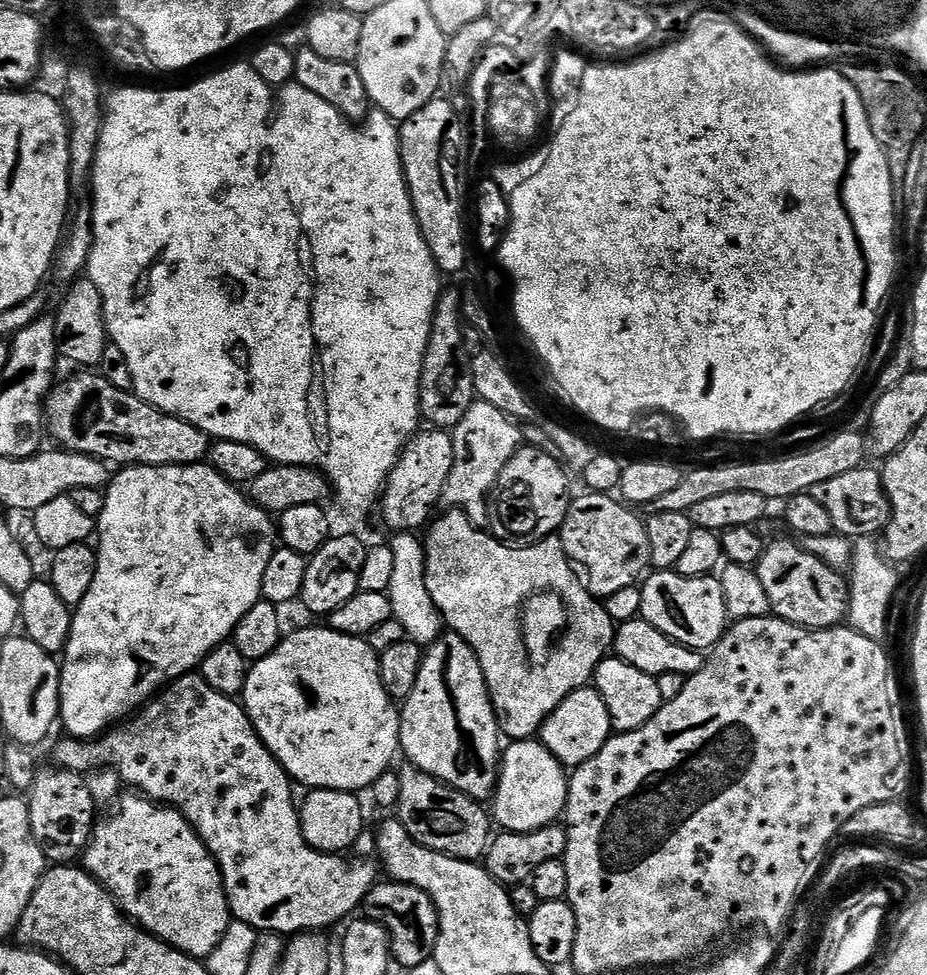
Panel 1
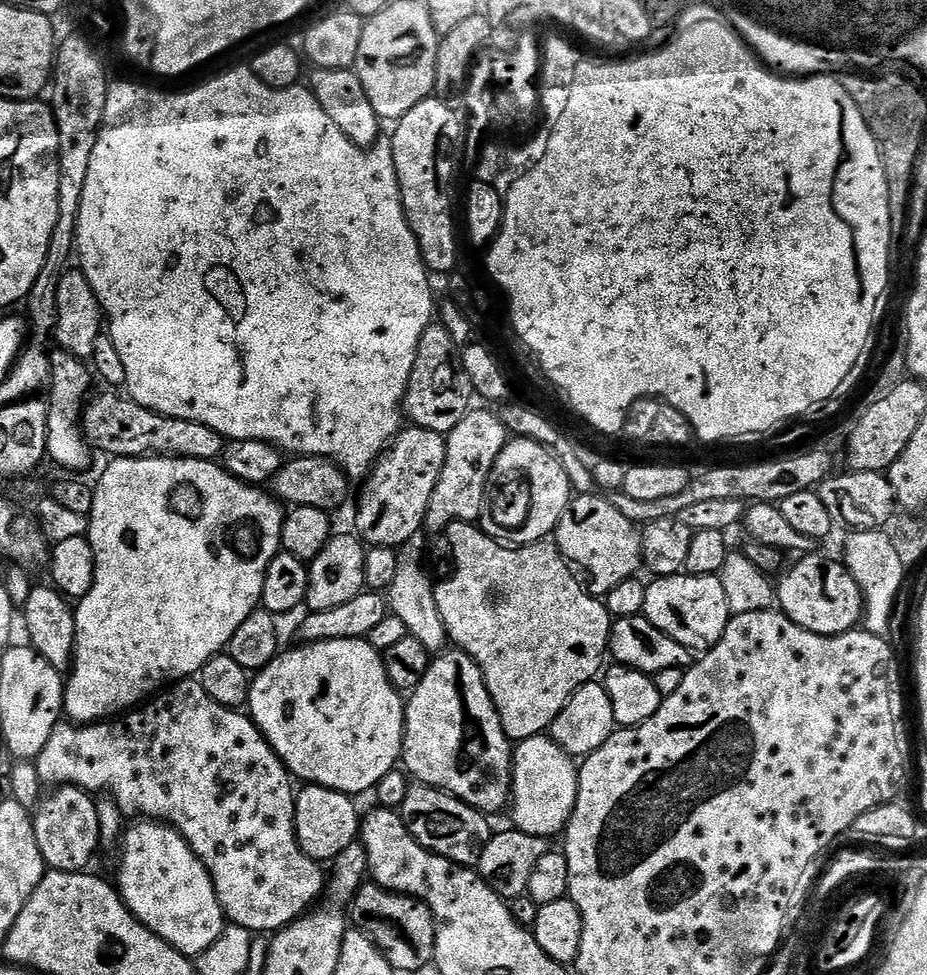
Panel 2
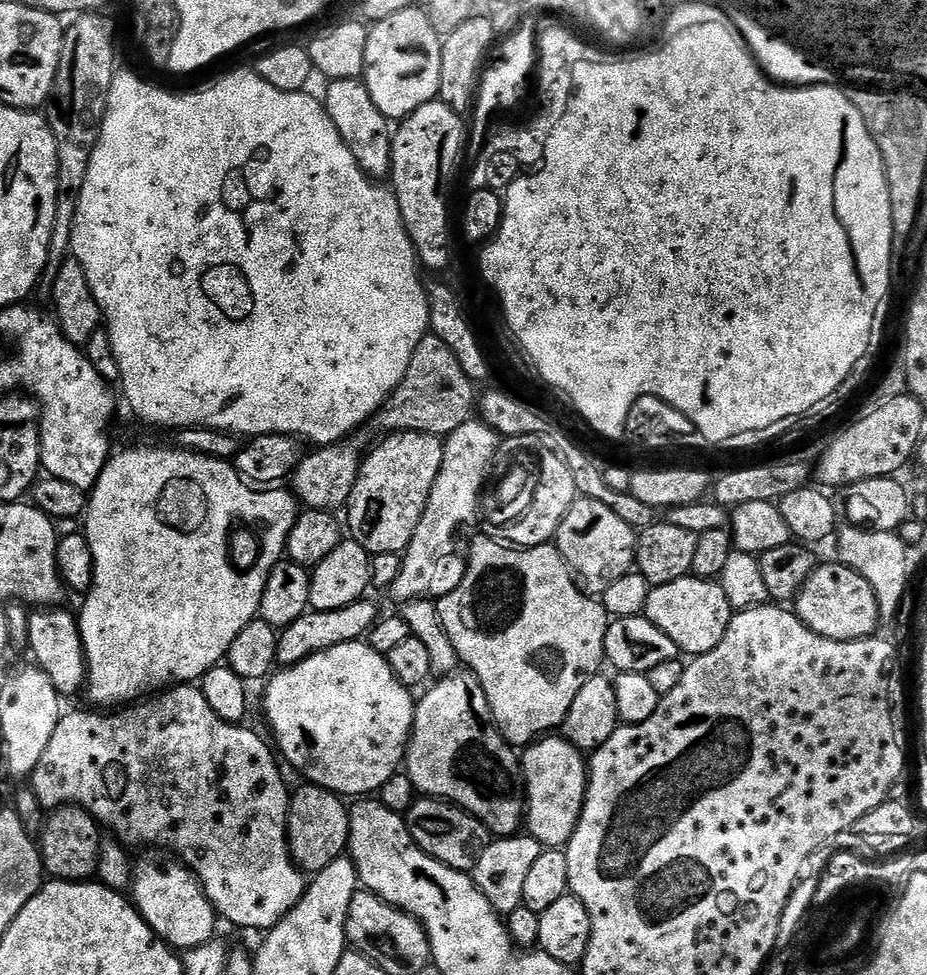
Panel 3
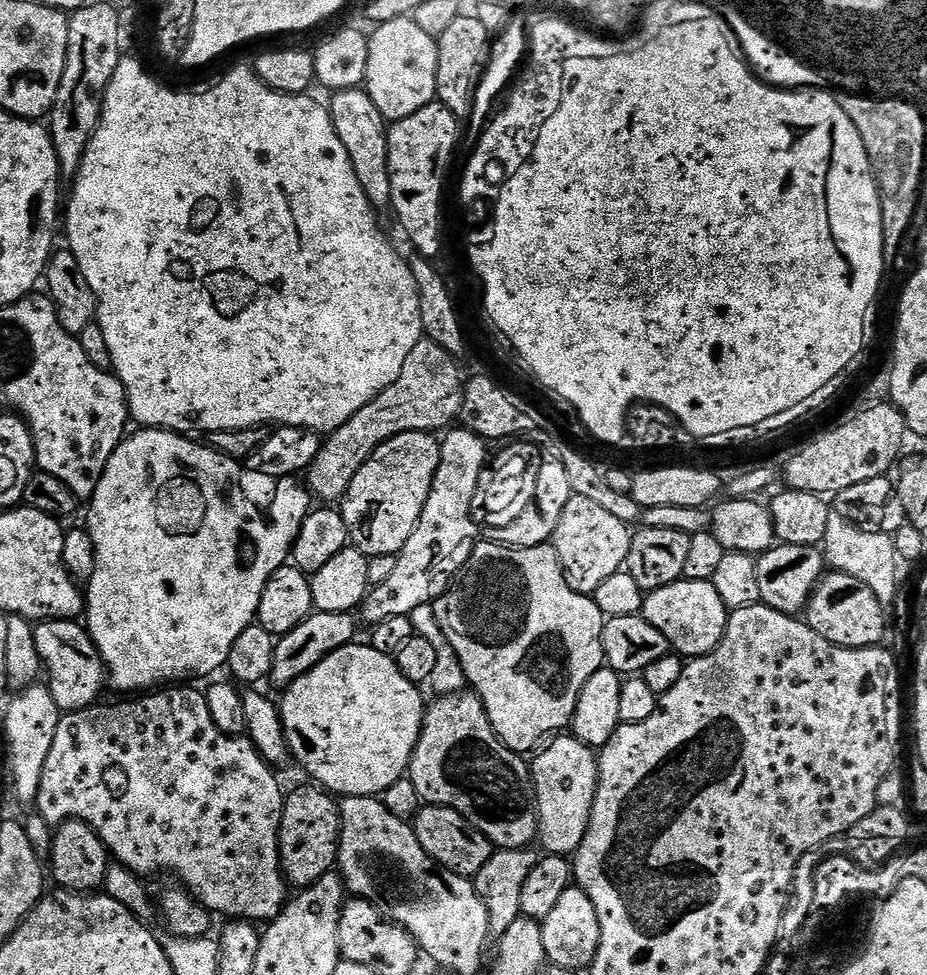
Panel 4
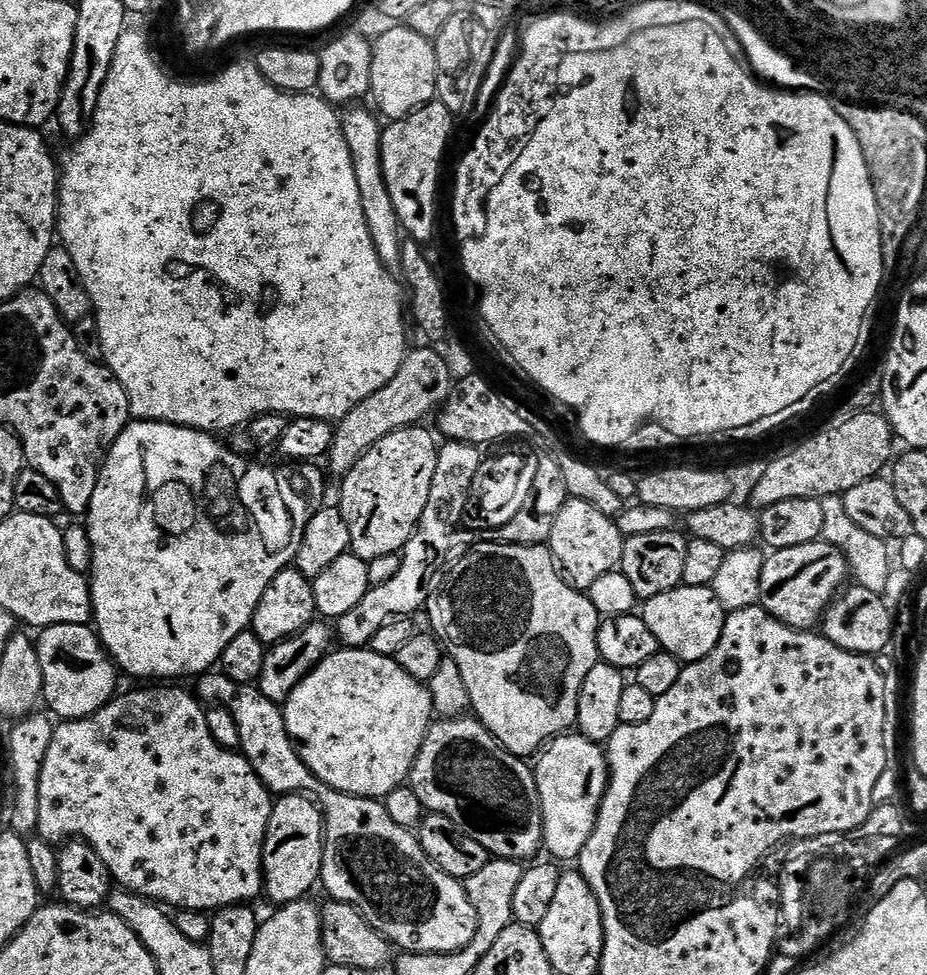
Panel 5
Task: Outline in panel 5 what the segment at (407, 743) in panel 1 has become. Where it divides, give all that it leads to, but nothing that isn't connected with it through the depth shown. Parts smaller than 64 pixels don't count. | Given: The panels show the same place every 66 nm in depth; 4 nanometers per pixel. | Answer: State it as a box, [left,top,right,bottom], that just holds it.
[410,718,544,862]

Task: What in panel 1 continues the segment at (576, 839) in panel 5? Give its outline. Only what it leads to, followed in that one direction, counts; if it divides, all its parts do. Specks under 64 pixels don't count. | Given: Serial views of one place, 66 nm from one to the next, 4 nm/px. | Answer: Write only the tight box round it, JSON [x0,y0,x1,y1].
[490,739,569,832]

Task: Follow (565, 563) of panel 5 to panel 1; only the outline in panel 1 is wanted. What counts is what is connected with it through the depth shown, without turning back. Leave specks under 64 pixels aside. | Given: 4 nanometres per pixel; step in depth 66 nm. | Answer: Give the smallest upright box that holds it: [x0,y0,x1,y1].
[558,494,652,598]

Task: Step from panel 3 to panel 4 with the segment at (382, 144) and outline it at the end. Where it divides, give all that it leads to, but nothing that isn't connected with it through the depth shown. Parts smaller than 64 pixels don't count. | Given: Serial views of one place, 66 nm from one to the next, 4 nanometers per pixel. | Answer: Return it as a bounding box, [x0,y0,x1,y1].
[326,87,392,209]

